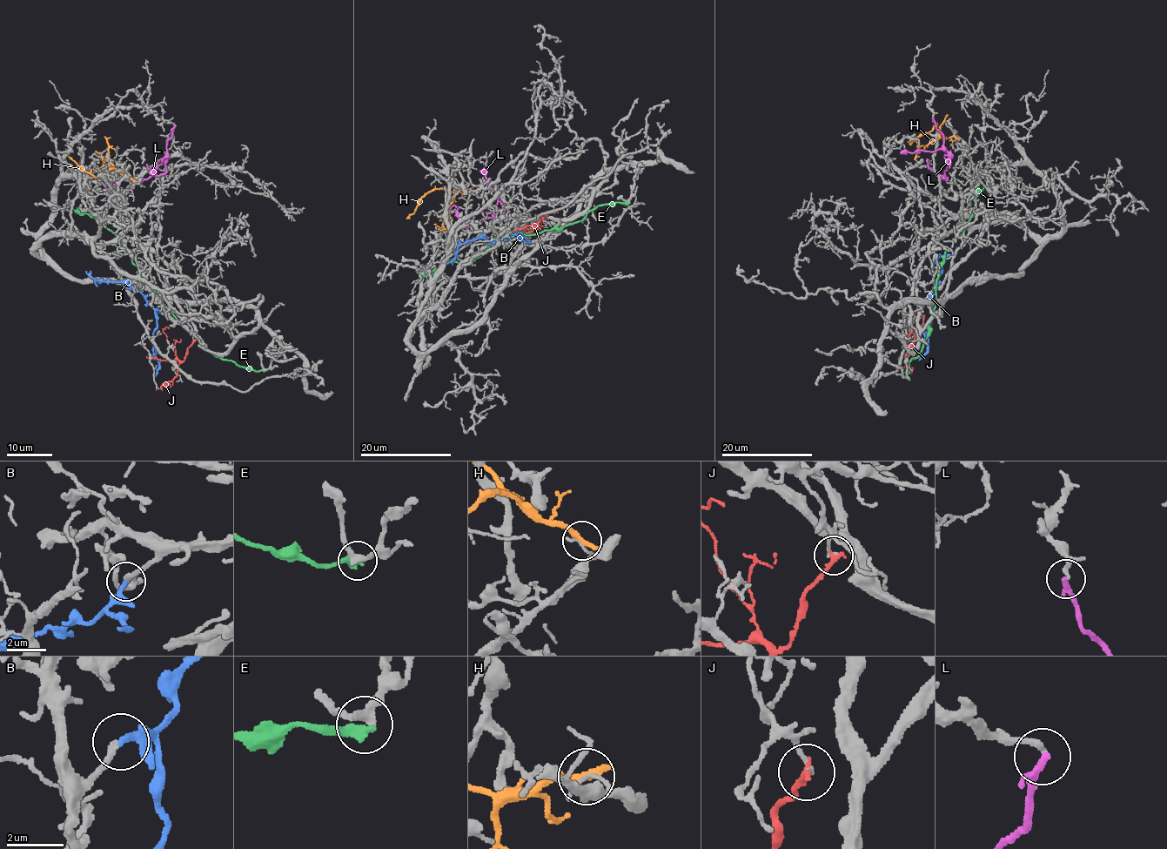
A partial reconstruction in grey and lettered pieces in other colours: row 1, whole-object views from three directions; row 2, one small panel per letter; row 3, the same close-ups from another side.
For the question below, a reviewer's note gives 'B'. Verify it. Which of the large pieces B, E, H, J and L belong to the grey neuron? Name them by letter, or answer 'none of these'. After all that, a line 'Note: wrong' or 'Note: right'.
B
Note: right

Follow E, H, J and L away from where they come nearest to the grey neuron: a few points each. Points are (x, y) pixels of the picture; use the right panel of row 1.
E: (908, 378), (906, 366), (918, 357), (929, 331), (938, 268), (969, 223), (969, 199), (983, 187), (980, 179)
H: (916, 157), (915, 140), (909, 143), (918, 136), (931, 131), (937, 123)
J: (912, 331), (905, 347), (908, 347), (920, 333), (923, 323), (923, 319), (918, 313), (914, 314)
L: (933, 117), (935, 129), (944, 138), (949, 167), (948, 165), (942, 176), (932, 170), (926, 159)

